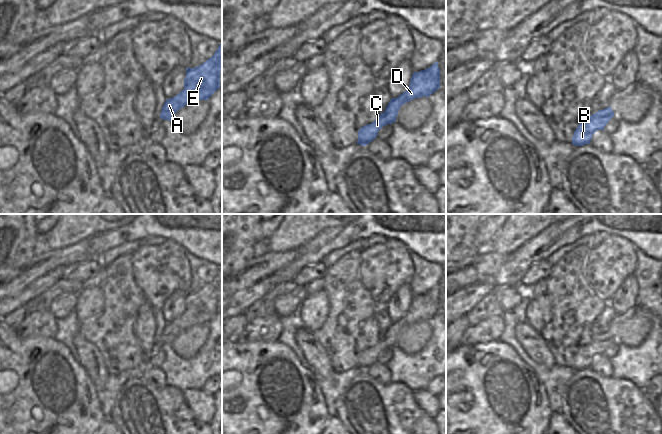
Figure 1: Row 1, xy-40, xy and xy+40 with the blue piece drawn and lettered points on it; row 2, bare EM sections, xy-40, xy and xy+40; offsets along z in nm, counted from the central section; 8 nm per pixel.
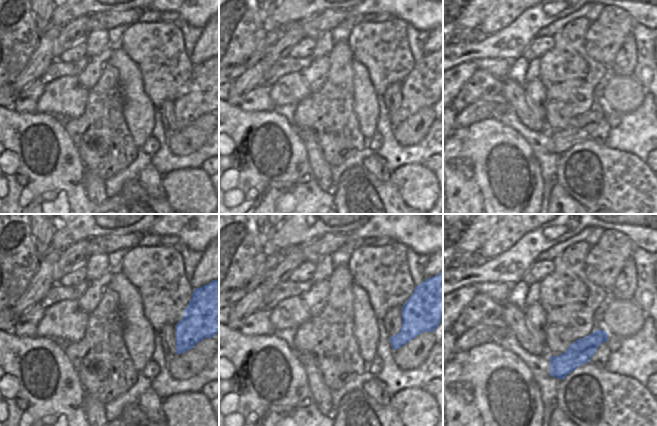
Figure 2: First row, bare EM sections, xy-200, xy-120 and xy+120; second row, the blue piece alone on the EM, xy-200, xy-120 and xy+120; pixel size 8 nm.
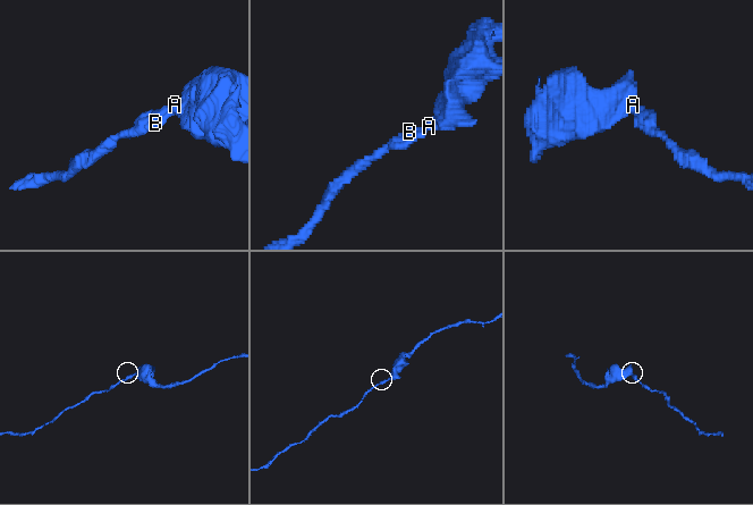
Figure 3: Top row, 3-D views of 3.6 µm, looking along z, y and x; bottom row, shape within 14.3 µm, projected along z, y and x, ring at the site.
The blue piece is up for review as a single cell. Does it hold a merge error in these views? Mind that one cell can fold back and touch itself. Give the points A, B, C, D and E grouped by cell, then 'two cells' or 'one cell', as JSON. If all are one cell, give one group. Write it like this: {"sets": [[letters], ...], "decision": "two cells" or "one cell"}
{"sets": [["A", "B", "C", "D", "E"]], "decision": "one cell"}

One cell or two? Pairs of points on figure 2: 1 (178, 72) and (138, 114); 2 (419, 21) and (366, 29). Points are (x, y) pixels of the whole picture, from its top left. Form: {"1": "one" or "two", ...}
{"1": "two", "2": "two"}

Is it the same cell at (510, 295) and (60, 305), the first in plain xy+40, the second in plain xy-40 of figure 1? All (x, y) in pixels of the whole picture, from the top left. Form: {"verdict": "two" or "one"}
{"verdict": "one"}

